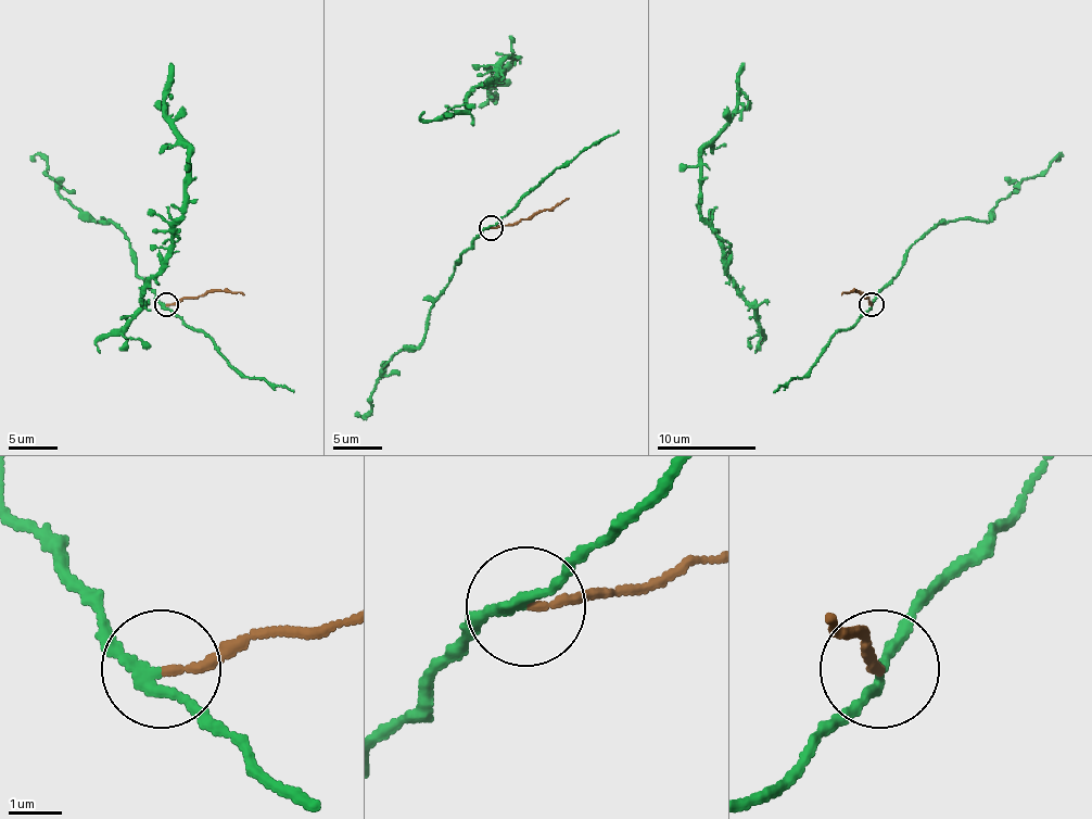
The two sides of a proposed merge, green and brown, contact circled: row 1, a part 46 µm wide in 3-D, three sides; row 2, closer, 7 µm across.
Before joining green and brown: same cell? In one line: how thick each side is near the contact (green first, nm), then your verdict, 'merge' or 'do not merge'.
180/150 nm | do not merge

